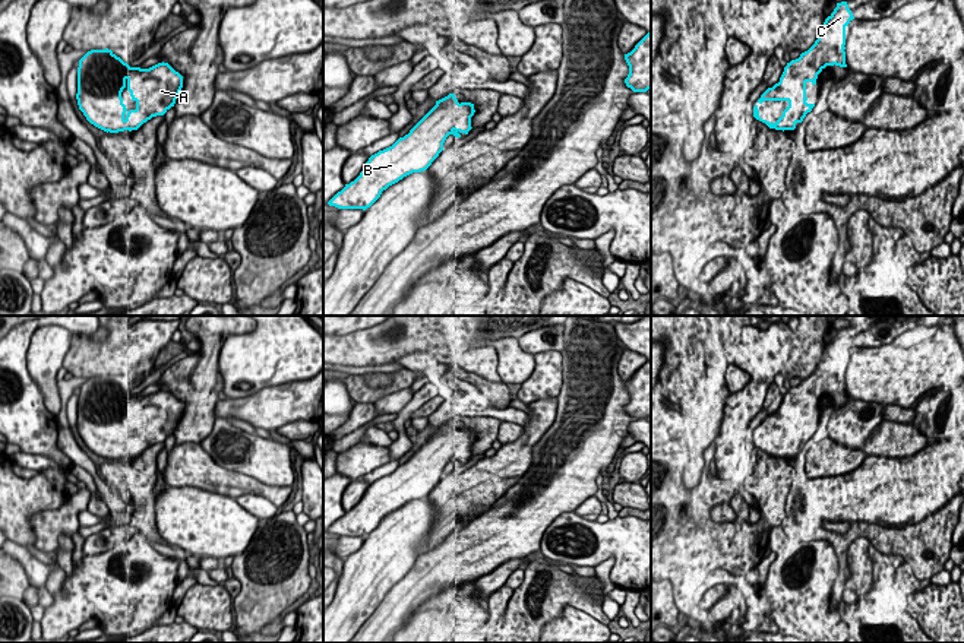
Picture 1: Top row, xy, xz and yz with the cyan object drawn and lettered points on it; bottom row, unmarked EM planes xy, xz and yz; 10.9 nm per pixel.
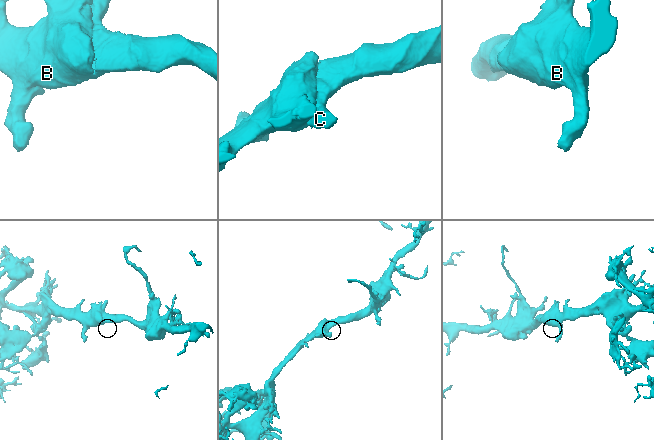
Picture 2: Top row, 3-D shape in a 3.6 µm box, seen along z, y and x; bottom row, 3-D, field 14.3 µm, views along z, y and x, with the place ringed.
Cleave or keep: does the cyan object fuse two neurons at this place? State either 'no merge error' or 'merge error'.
no merge error

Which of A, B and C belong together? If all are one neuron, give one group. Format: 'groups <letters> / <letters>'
groups A B C

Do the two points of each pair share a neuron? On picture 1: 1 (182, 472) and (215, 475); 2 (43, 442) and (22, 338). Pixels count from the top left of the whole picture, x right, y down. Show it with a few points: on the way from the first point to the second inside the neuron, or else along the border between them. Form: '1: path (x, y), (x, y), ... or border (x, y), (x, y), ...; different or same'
1: path (190, 472), (206, 475); same
2: path (25, 415), (25, 387), (18, 373), (18, 364); same

